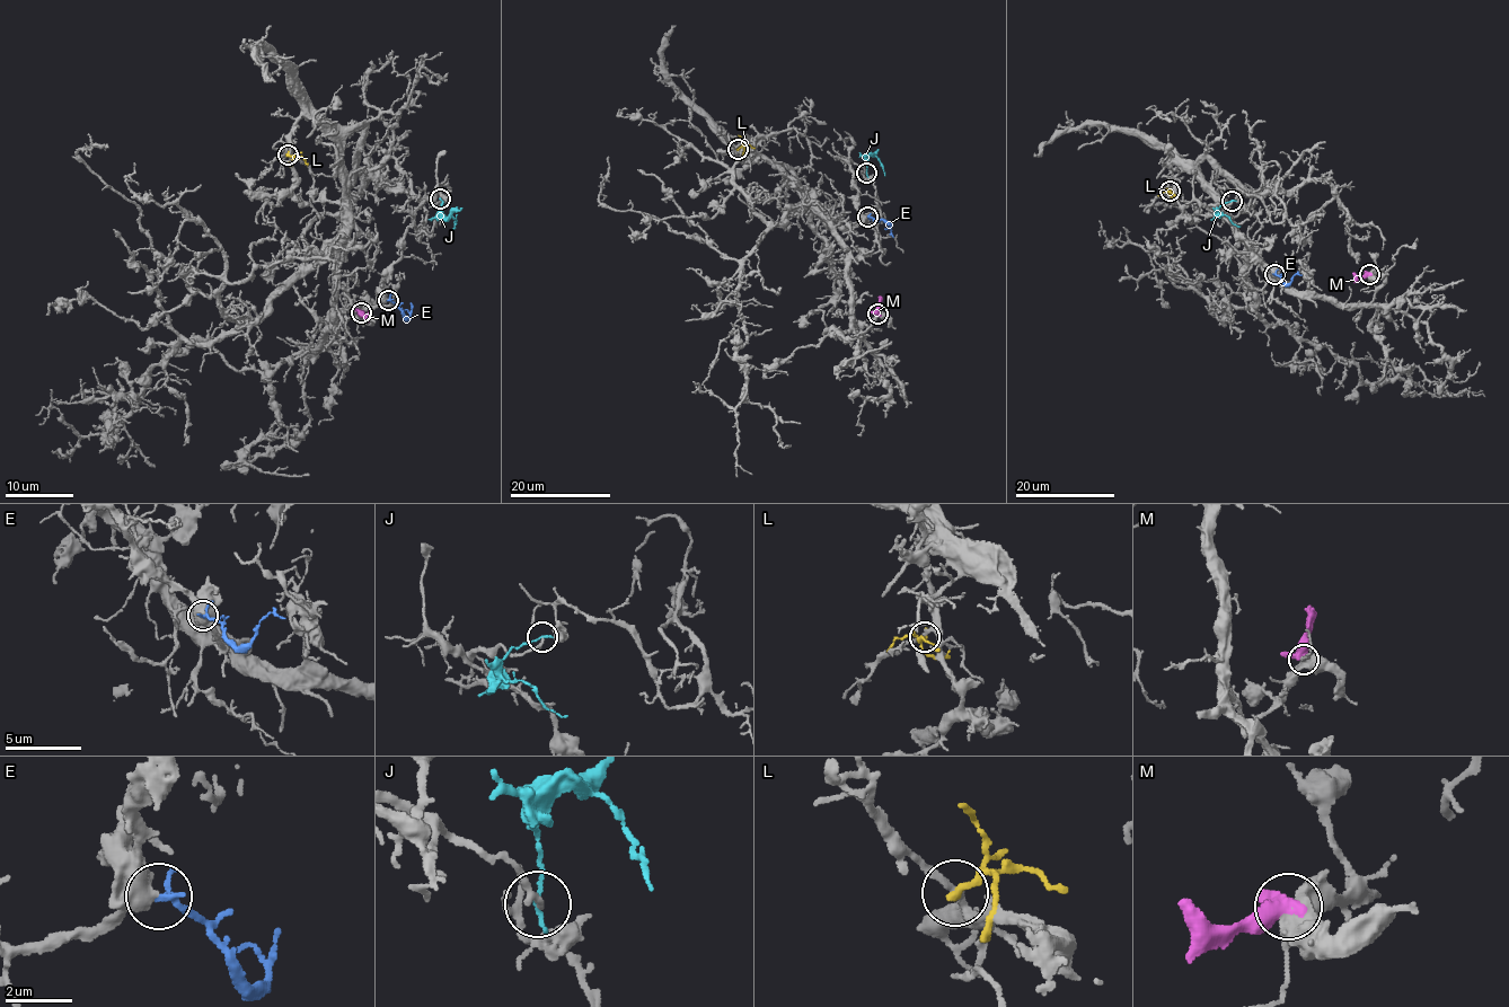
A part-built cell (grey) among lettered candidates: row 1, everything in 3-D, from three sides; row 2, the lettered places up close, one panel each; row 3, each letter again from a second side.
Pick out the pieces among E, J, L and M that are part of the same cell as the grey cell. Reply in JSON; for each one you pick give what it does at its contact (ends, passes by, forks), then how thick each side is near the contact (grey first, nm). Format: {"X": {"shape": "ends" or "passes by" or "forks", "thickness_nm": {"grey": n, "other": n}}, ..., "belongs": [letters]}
{"belongs": []}

